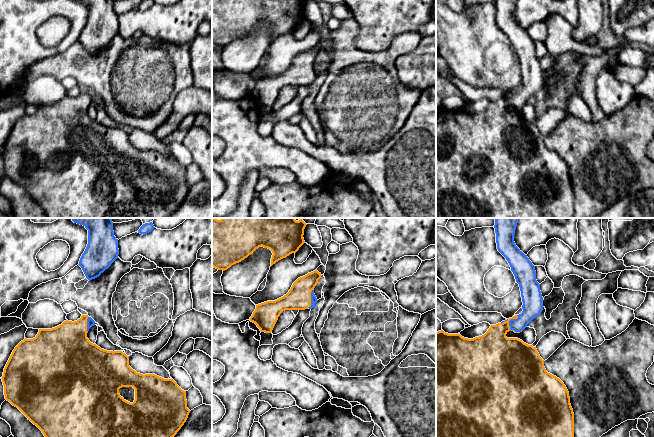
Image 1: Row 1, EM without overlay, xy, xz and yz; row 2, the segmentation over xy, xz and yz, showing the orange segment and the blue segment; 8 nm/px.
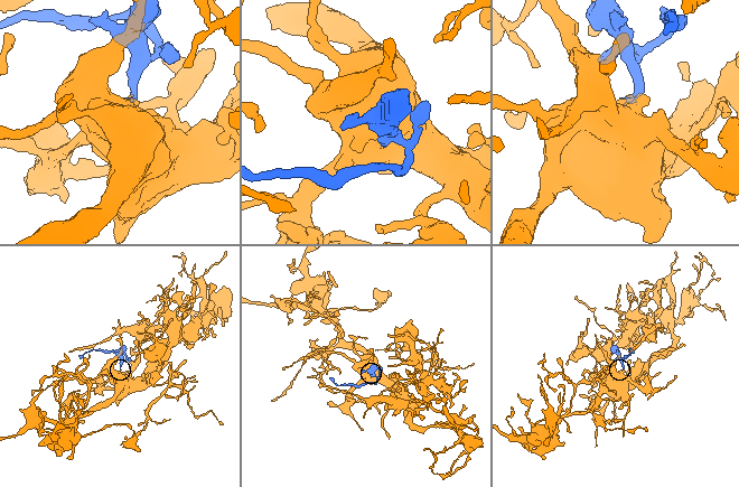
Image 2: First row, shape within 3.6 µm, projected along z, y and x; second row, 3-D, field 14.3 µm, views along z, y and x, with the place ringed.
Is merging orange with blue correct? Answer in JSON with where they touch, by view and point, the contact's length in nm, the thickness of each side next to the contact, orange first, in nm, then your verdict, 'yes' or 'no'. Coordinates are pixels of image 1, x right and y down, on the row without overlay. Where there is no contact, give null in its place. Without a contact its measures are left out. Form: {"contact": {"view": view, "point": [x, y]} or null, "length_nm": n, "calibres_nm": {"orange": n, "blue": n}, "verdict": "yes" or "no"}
{"contact": {"view": "yz", "point": [509, 103]}, "length_nm": 180, "calibres_nm": {"orange": 340, "blue": 160}, "verdict": "yes"}

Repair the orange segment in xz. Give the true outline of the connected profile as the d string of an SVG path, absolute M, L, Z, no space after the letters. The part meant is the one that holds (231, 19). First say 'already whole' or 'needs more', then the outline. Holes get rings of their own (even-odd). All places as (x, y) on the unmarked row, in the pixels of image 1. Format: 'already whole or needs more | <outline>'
already whole | M212 0L212 43L225 47L261 22L272 27L272 42L305 19L306 1Z

